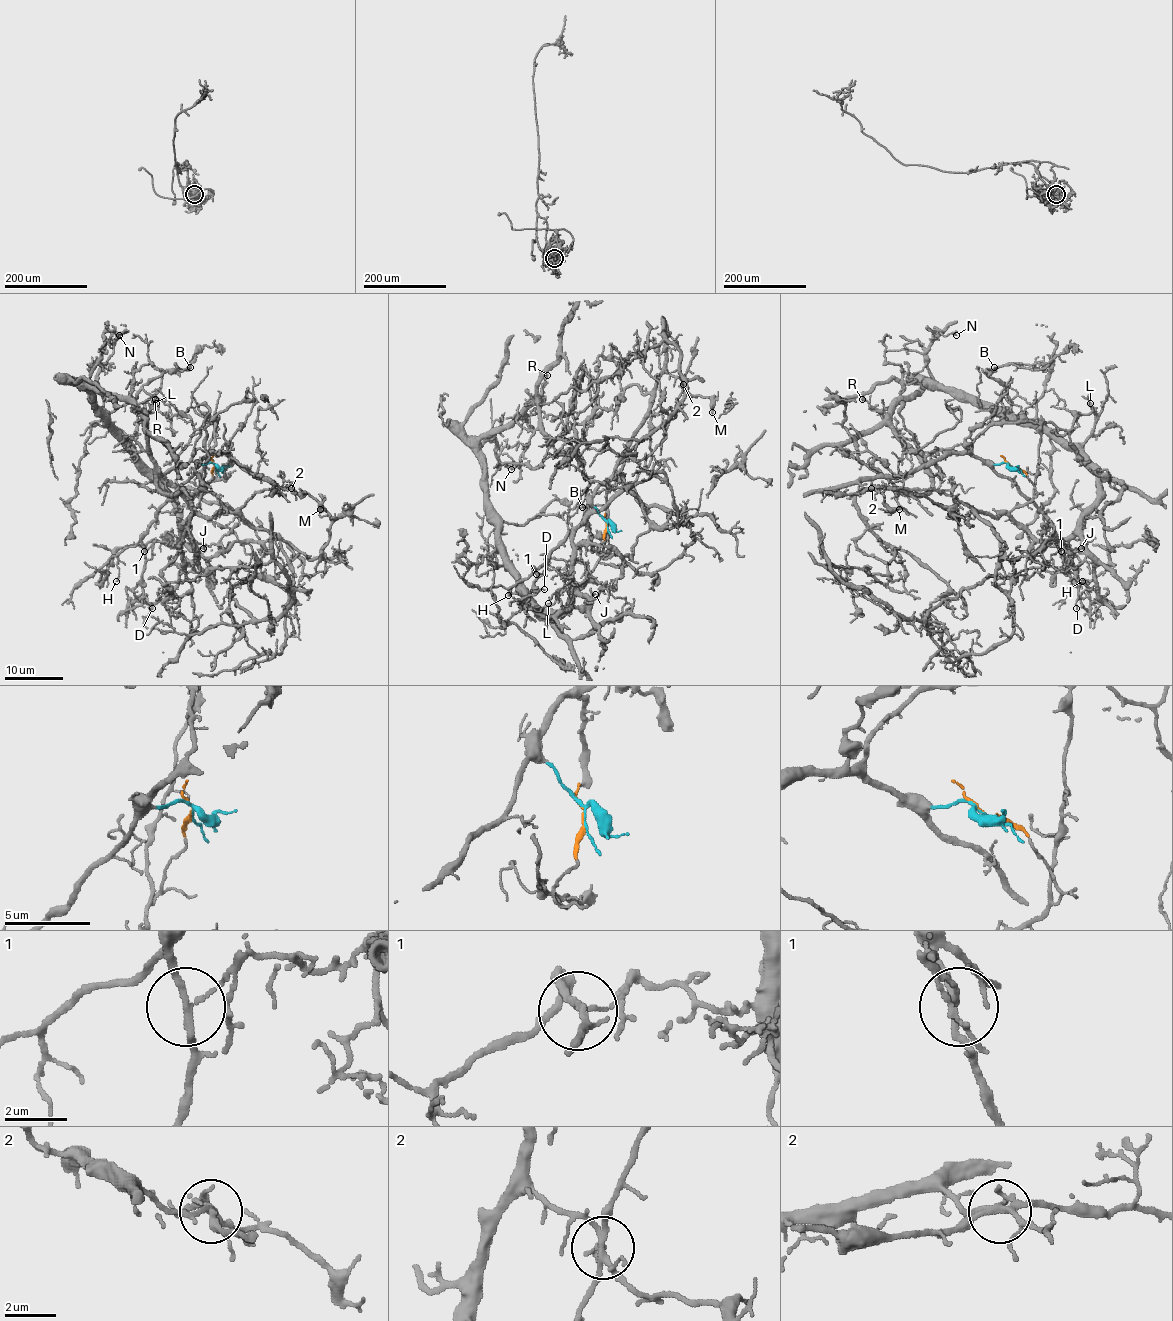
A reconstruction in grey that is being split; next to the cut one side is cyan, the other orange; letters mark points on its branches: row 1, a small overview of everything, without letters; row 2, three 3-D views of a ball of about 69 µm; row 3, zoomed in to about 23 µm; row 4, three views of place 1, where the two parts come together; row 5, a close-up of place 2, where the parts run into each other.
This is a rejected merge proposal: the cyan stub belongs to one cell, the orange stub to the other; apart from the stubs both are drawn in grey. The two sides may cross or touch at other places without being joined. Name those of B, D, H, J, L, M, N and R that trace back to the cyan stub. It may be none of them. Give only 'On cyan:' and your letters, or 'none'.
On cyan: D, H, M

